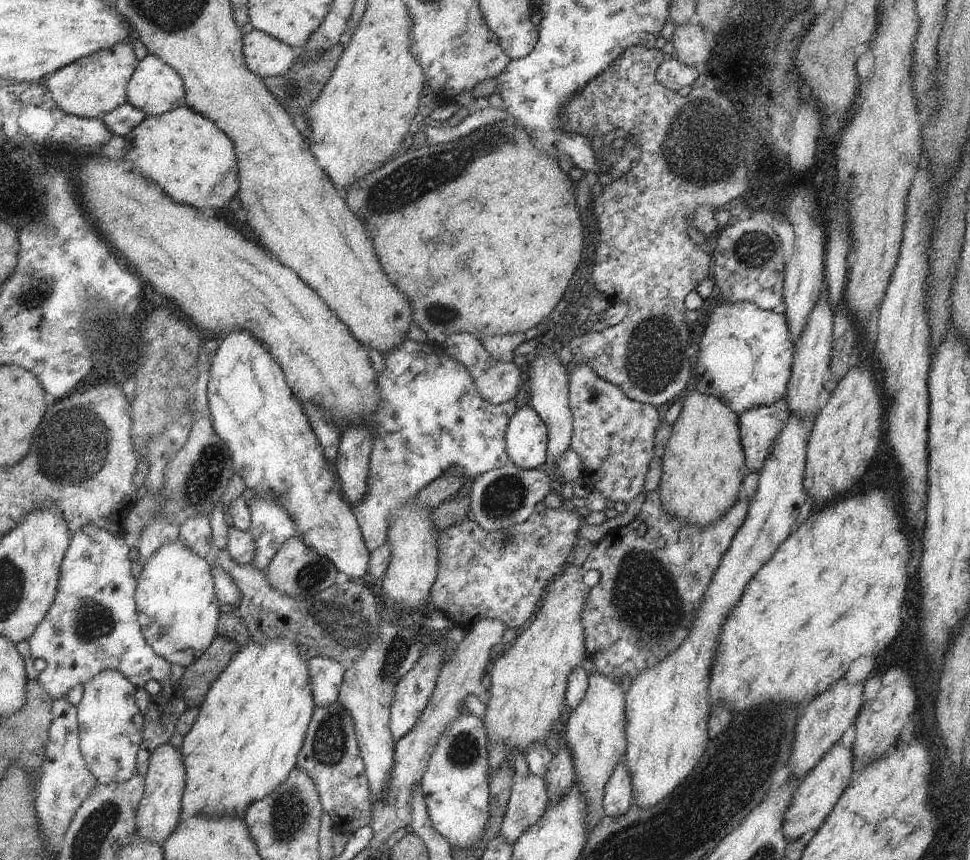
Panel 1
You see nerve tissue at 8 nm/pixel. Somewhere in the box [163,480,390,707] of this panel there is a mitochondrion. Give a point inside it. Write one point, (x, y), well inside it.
(313, 575)

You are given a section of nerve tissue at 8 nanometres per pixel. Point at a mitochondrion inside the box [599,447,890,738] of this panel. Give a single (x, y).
(645, 602)

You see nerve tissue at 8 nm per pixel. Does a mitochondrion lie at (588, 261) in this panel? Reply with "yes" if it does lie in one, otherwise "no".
no

